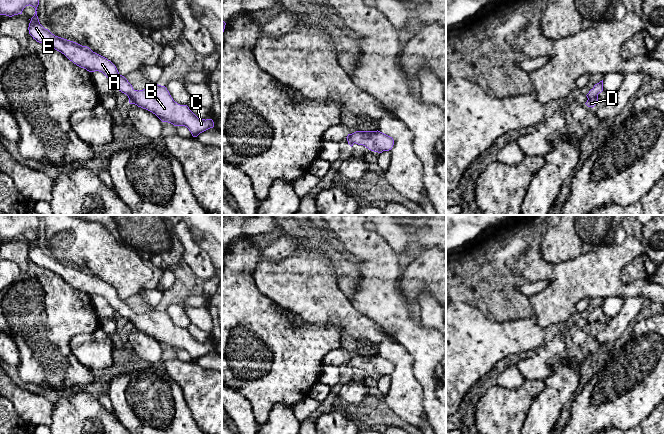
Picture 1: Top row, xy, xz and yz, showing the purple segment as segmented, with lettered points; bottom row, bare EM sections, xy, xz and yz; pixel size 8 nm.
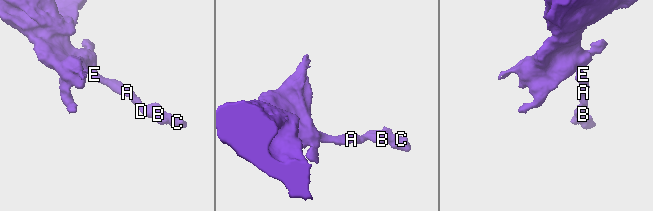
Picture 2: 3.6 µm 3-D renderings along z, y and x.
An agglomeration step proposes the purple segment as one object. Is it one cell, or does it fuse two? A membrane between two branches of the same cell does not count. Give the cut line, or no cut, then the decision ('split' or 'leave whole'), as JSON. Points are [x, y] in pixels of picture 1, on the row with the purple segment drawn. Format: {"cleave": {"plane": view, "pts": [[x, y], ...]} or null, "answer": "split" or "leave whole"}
{"cleave": null, "answer": "leave whole"}

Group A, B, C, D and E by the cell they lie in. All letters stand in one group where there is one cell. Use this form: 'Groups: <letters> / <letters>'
Groups: A B C D E

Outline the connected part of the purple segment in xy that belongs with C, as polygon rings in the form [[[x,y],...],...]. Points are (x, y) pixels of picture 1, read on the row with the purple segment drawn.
[[[0,0],[0,15],[12,17],[22,14],[23,9],[29,5],[35,8],[35,14],[29,19],[28,27],[33,39],[61,52],[74,64],[89,72],[102,72],[116,89],[128,96],[130,104],[152,112],[162,122],[187,127],[193,137],[214,127],[212,119],[200,119],[187,105],[175,102],[165,86],[157,84],[143,90],[134,90],[110,60],[93,52],[87,46],[55,36],[45,29],[37,16],[39,0]]]

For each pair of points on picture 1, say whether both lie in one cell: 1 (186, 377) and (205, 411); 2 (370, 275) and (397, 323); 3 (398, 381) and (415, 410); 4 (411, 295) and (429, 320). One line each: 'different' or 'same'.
1: same
2: same
3: same
4: different

